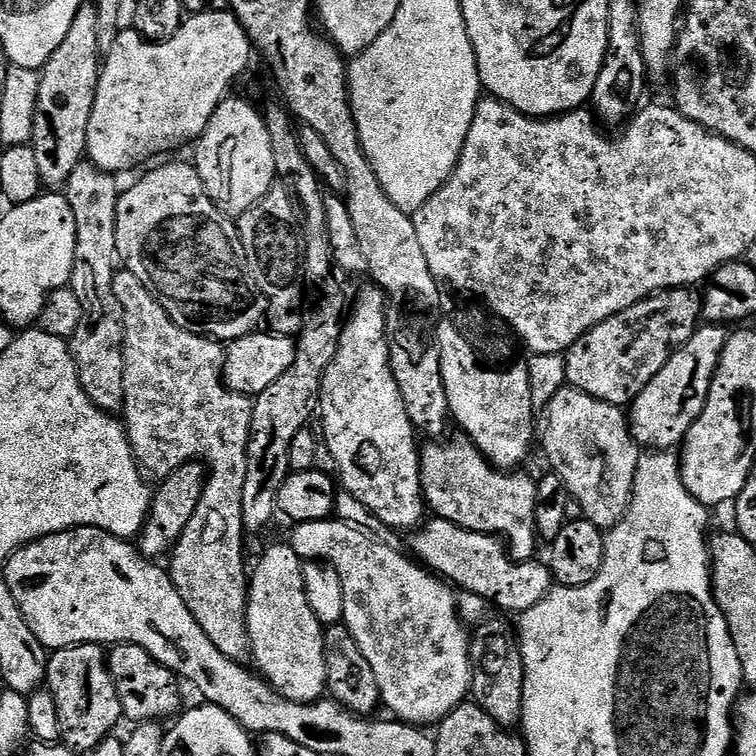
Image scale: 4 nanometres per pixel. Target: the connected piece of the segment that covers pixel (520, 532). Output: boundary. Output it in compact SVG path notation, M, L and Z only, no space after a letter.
M445 439L423 445L422 483L427 507L441 520L449 520L466 530L487 532L490 536L503 538L518 560L533 559L537 555L538 541L537 481L523 476L520 470L504 471L497 468L472 440L461 439Z

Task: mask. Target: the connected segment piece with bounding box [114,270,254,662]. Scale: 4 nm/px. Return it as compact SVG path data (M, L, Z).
M117 272L114 290L124 310L126 370L122 416L137 461L149 473L157 472L160 478L166 478L184 464L193 462L203 462L212 471L194 518L190 518L186 530L170 553L170 575L214 646L218 646L226 658L247 661L252 652L252 639L248 636L250 568L244 565L243 487L246 486L248 472L248 444L253 438L253 397L228 387L224 374L225 345L211 336L200 336L178 326L178 322L170 318L156 297L138 282L138 278L134 278L132 272Z

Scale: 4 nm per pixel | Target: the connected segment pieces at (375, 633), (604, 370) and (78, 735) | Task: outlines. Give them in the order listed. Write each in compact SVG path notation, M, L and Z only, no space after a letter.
M308 518L300 524L292 532L290 543L293 550L300 555L301 560L321 561L330 567L336 568L341 576L341 582L344 584L345 596L345 616L343 623L349 632L358 642L358 646L362 650L362 654L366 658L366 662L370 662L370 666L374 666L374 674L378 674L378 682L380 683L380 698L383 707L392 708L391 715L397 721L413 726L433 726L439 725L441 721L447 719L449 715L465 703L469 699L468 691L472 688L472 672L474 676L474 652L472 656L472 644L468 641L468 632L466 623L460 613L460 601L458 592L451 583L445 582L441 577L433 574L428 568L421 566L411 555L403 556L400 548L391 548L386 546L375 536L365 532L363 528L357 528L355 524L349 524L348 521L339 518Z
M690 287L658 292L649 300L627 308L622 314L614 314L568 349L567 383L592 398L627 409L666 366L672 353L690 342L696 329L701 327L703 310L701 293Z
M77 644L75 648L55 649L48 662L47 683L61 715L63 739L73 749L95 753L115 733L112 731L116 723L124 716L120 690L116 687L105 649L99 644Z

